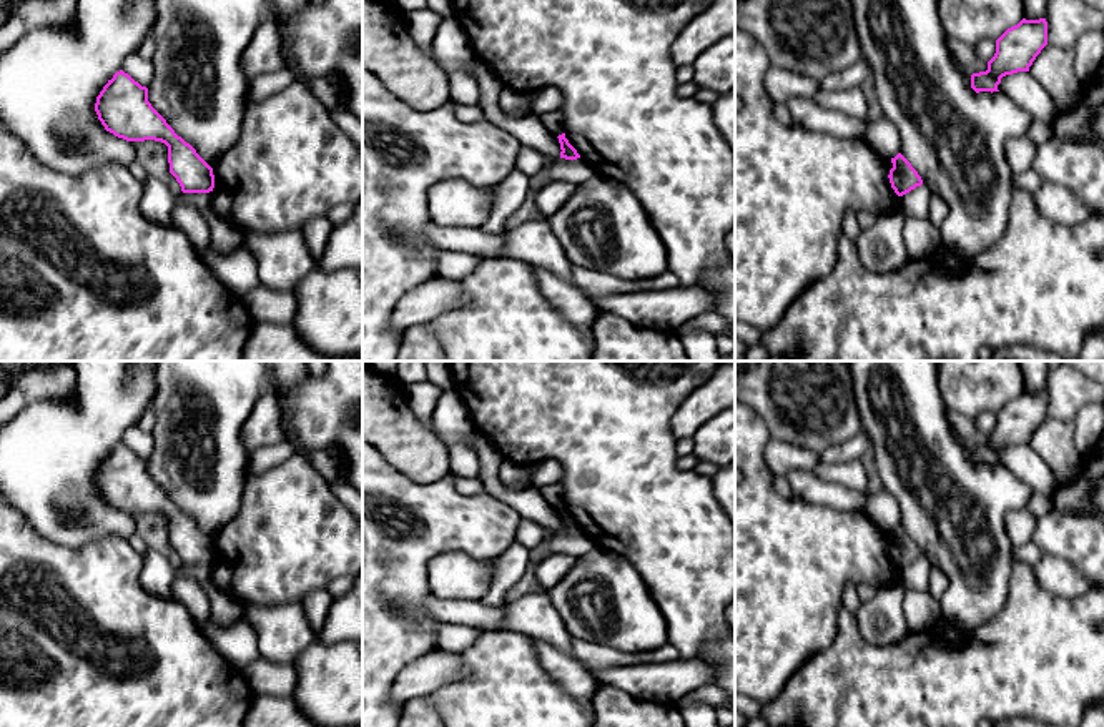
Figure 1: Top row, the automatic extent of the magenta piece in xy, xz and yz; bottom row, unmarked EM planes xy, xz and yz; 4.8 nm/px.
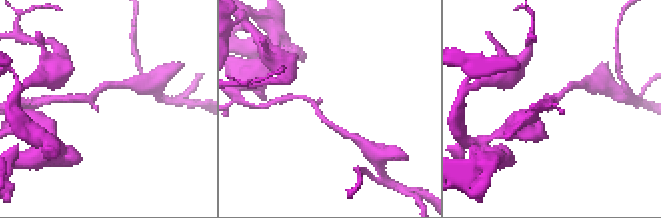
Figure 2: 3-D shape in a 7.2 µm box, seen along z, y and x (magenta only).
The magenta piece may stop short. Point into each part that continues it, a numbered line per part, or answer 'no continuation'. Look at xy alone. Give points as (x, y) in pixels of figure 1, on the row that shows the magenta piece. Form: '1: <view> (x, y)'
no continuation

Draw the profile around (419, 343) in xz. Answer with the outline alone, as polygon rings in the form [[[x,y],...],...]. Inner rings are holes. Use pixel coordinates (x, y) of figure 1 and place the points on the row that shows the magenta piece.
[[[429,323],[411,326],[402,334],[396,361],[451,361]]]

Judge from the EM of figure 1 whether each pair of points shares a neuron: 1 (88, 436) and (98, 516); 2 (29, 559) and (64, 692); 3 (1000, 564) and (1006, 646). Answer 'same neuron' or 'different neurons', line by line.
1: same neuron
2: same neuron
3: different neurons

